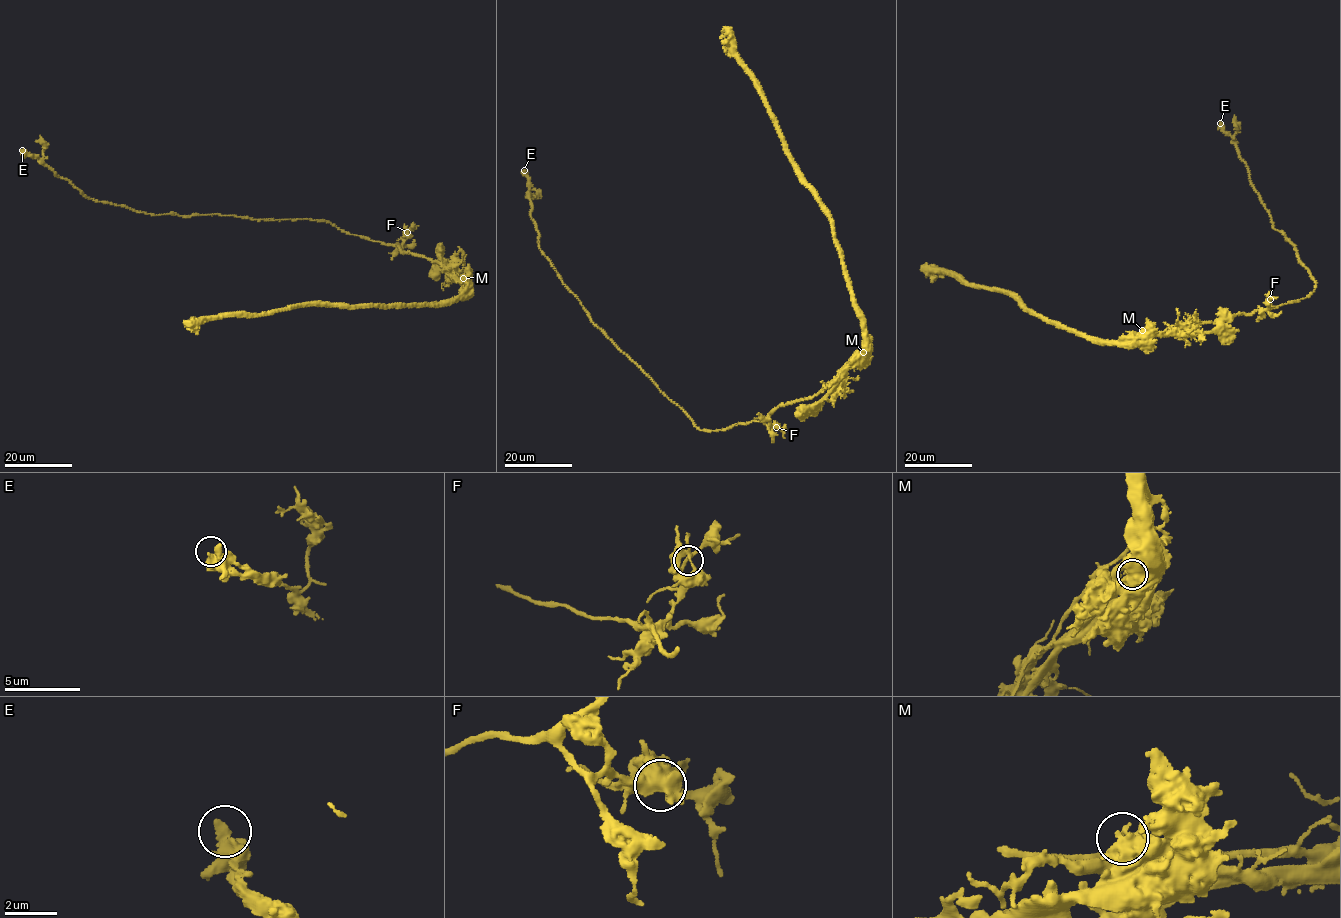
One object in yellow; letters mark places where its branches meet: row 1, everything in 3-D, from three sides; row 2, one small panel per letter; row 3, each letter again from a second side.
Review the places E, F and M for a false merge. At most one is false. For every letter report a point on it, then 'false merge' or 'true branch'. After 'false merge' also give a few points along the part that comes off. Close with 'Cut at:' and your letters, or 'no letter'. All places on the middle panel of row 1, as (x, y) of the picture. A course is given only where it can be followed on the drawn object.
E: place (524, 170); true branch
F: place (776, 427); true branch
M: place (863, 352); false merge; course (864, 352), (817, 394), (780, 404), (759, 421), (716, 431), (697, 429), (591, 321), (543, 255), (524, 170)
Cut at: M

